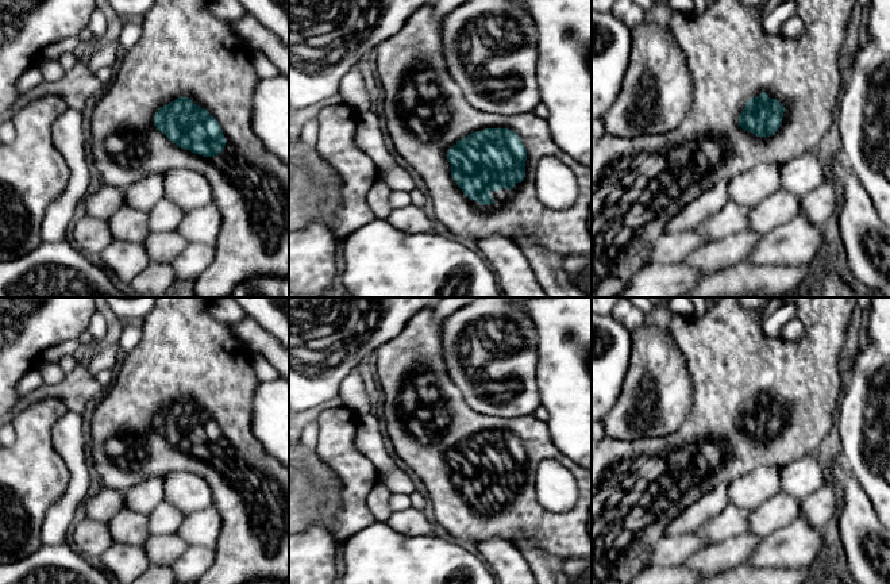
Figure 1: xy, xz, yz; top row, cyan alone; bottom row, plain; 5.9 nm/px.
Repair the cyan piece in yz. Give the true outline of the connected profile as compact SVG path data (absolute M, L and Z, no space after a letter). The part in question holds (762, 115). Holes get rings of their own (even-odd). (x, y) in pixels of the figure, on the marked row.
M717 0L706 5L706 9L694 16L691 14L673 12L667 28L675 43L686 57L686 64L693 78L694 99L691 108L679 127L666 134L640 135L636 138L613 137L604 134L592 145L592 297L619 297L632 277L650 265L650 254L656 239L664 234L666 224L685 205L694 201L705 191L721 180L732 180L737 174L748 172L760 164L785 165L789 161L816 150L822 137L833 122L833 111L837 108L843 91L840 73L841 47L847 35L847 26L858 0L794 0L795 16L804 22L805 31L798 39L787 39L778 34L766 34L762 27L764 18L762 8L744 7L739 0Z

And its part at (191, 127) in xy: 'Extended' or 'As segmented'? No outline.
Extended

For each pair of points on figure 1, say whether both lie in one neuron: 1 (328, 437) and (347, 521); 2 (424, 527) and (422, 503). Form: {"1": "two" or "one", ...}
{"1": "one", "2": "two"}

